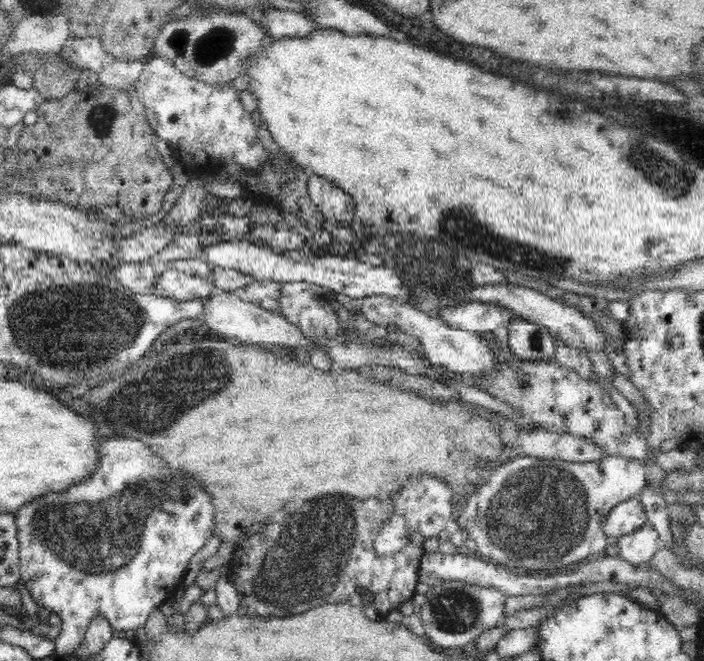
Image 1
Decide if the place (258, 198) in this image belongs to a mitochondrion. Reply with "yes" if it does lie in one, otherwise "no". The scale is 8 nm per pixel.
no

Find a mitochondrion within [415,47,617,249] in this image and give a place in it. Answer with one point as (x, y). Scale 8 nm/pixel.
(505, 66)

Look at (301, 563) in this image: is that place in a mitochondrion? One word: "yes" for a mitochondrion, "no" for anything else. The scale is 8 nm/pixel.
yes

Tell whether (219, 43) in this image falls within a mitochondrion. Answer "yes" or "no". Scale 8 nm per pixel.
yes

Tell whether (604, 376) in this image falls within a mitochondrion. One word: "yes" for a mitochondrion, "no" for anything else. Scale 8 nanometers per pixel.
no

